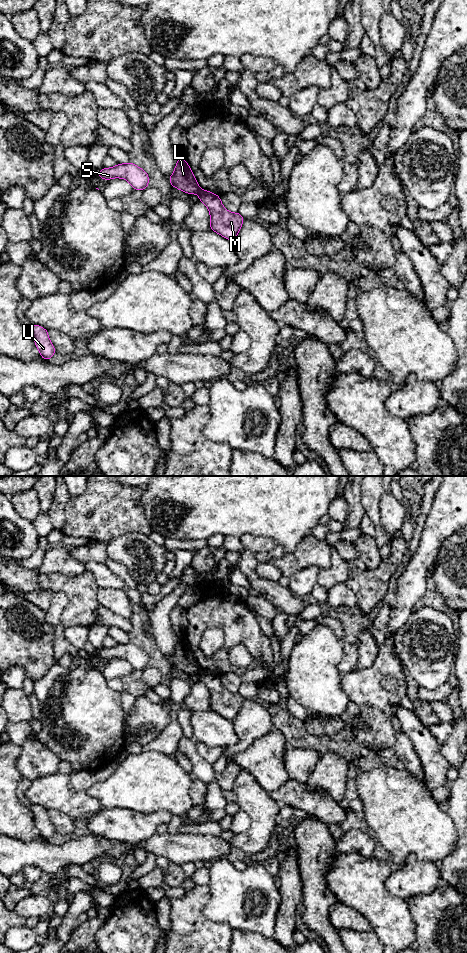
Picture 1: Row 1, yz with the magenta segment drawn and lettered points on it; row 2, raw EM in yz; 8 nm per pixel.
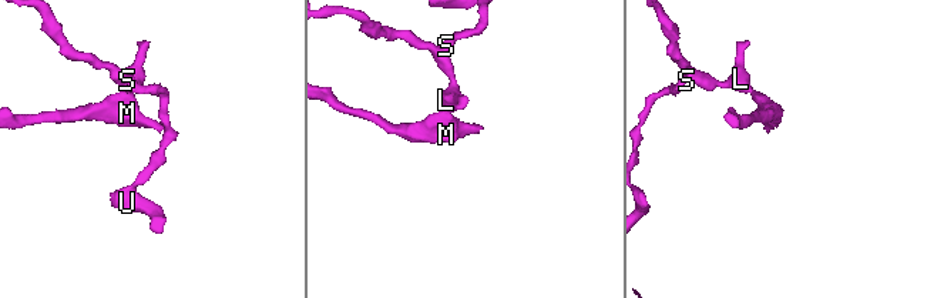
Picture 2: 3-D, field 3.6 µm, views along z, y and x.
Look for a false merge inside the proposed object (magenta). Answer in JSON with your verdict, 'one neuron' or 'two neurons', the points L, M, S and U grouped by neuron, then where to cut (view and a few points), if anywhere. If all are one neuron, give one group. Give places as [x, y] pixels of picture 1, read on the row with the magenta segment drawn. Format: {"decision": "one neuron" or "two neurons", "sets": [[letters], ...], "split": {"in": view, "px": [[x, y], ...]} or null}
{"decision": "two neurons", "sets": [["L", "S", "U"], ["M"]], "split": {"in": "yz", "px": [[200, 189], [197, 193]]}}

